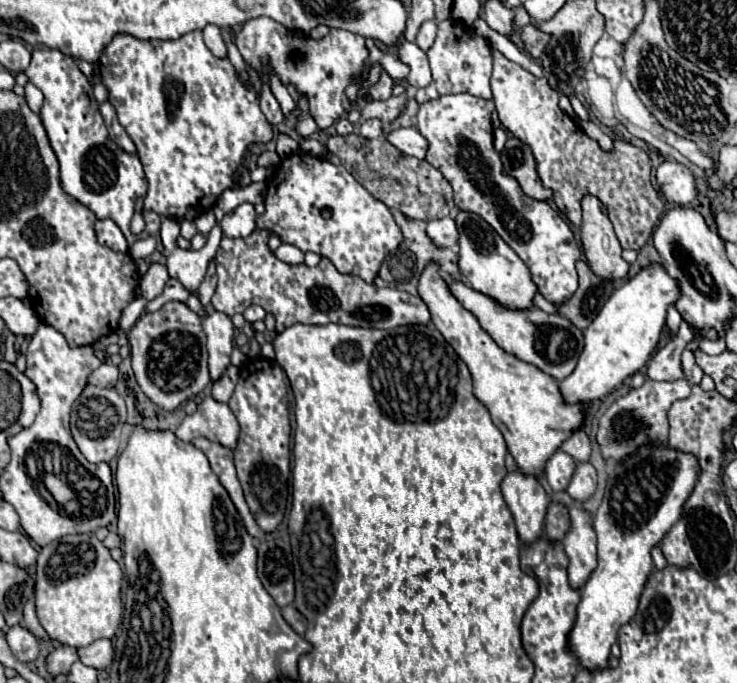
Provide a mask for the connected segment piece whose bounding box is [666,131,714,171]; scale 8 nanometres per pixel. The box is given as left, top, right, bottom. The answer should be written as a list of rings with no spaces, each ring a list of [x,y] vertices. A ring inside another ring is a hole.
[[[666,133],[666,143],[668,145],[672,145],[674,149],[678,149],[684,157],[688,157],[694,165],[698,165],[698,167],[702,167],[702,169],[714,169],[714,161],[706,155],[706,153],[702,153],[702,149],[694,143],[694,141],[686,141],[686,139],[680,139],[680,137],[676,137],[674,133]]]

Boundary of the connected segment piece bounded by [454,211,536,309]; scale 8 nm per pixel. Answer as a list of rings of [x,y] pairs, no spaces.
[[[458,211],[454,221],[456,221],[458,233],[460,233],[458,267],[460,267],[462,275],[468,279],[468,283],[472,285],[472,289],[496,299],[498,303],[502,303],[508,309],[532,307],[532,297],[536,293],[536,285],[530,279],[528,267],[514,253],[514,249],[510,245],[506,245],[506,241],[502,241],[502,237],[498,237],[498,233],[494,233],[494,229],[490,229],[490,225],[486,225],[486,221],[482,221],[482,217],[478,217],[476,213]]]

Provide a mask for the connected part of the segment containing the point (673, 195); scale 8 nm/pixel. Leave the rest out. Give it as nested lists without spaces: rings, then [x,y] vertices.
[[[664,161],[656,171],[656,181],[672,205],[688,205],[696,197],[694,175],[678,161]]]

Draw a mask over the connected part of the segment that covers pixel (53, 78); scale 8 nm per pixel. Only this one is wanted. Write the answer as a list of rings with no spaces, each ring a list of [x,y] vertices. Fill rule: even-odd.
[[[34,49],[32,51],[32,63],[28,65],[28,69],[24,71],[30,79],[30,83],[34,83],[42,93],[44,93],[44,105],[40,111],[40,119],[42,125],[46,129],[48,141],[52,151],[56,153],[56,159],[60,163],[60,183],[62,189],[72,195],[76,201],[80,201],[82,205],[90,207],[90,211],[96,215],[96,219],[112,219],[116,221],[116,225],[122,229],[128,245],[132,247],[138,239],[142,237],[150,237],[158,233],[160,223],[152,223],[152,227],[146,227],[146,231],[140,237],[134,237],[130,233],[130,219],[134,215],[134,203],[138,197],[146,195],[146,175],[142,169],[142,163],[138,159],[138,155],[134,153],[126,153],[122,147],[118,147],[110,137],[108,137],[108,129],[104,125],[104,119],[98,111],[98,101],[94,99],[94,91],[90,81],[80,73],[76,61],[56,49]]]

